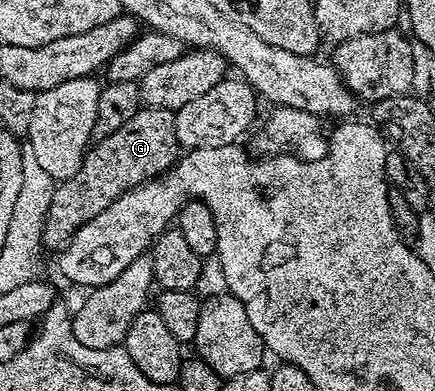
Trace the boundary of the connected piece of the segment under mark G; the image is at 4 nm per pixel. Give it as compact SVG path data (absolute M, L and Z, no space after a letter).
M144 105L138 113L134 113L134 117L130 117L130 121L126 121L126 125L122 125L122 129L110 133L110 137L95 140L84 152L84 160L80 163L78 173L74 173L74 177L56 183L56 192L50 201L50 209L46 213L44 222L43 246L47 250L49 247L53 253L59 252L81 225L98 217L102 209L114 205L114 201L118 201L122 193L134 189L140 183L156 178L157 175L163 175L165 171L172 168L182 151L174 129L175 120L175 111Z

